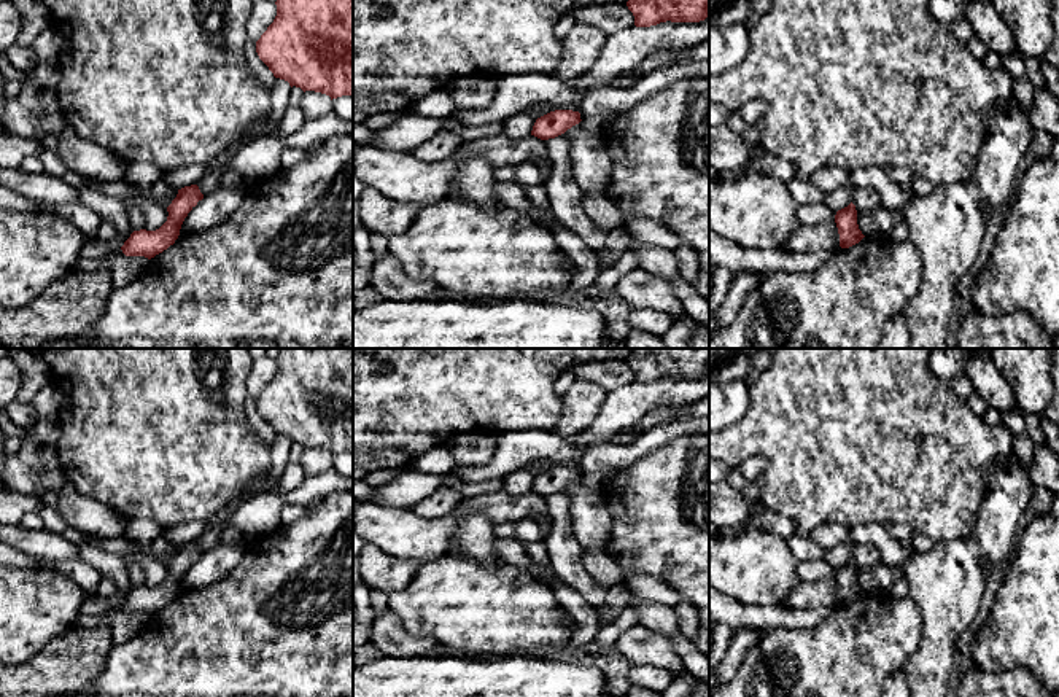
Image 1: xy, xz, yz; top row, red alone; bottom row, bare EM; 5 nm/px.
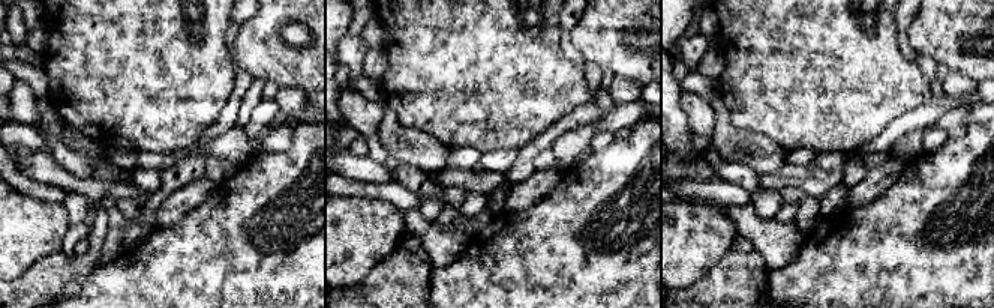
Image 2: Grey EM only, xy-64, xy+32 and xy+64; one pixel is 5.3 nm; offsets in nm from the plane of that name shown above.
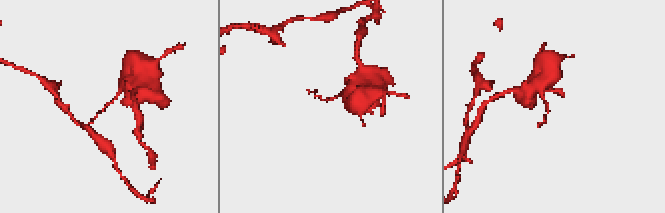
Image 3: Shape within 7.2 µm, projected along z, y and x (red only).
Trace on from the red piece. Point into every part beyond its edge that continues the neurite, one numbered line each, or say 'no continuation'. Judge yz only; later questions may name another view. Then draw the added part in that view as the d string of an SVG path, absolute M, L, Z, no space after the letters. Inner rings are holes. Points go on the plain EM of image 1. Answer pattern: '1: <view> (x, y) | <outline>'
no continuation

